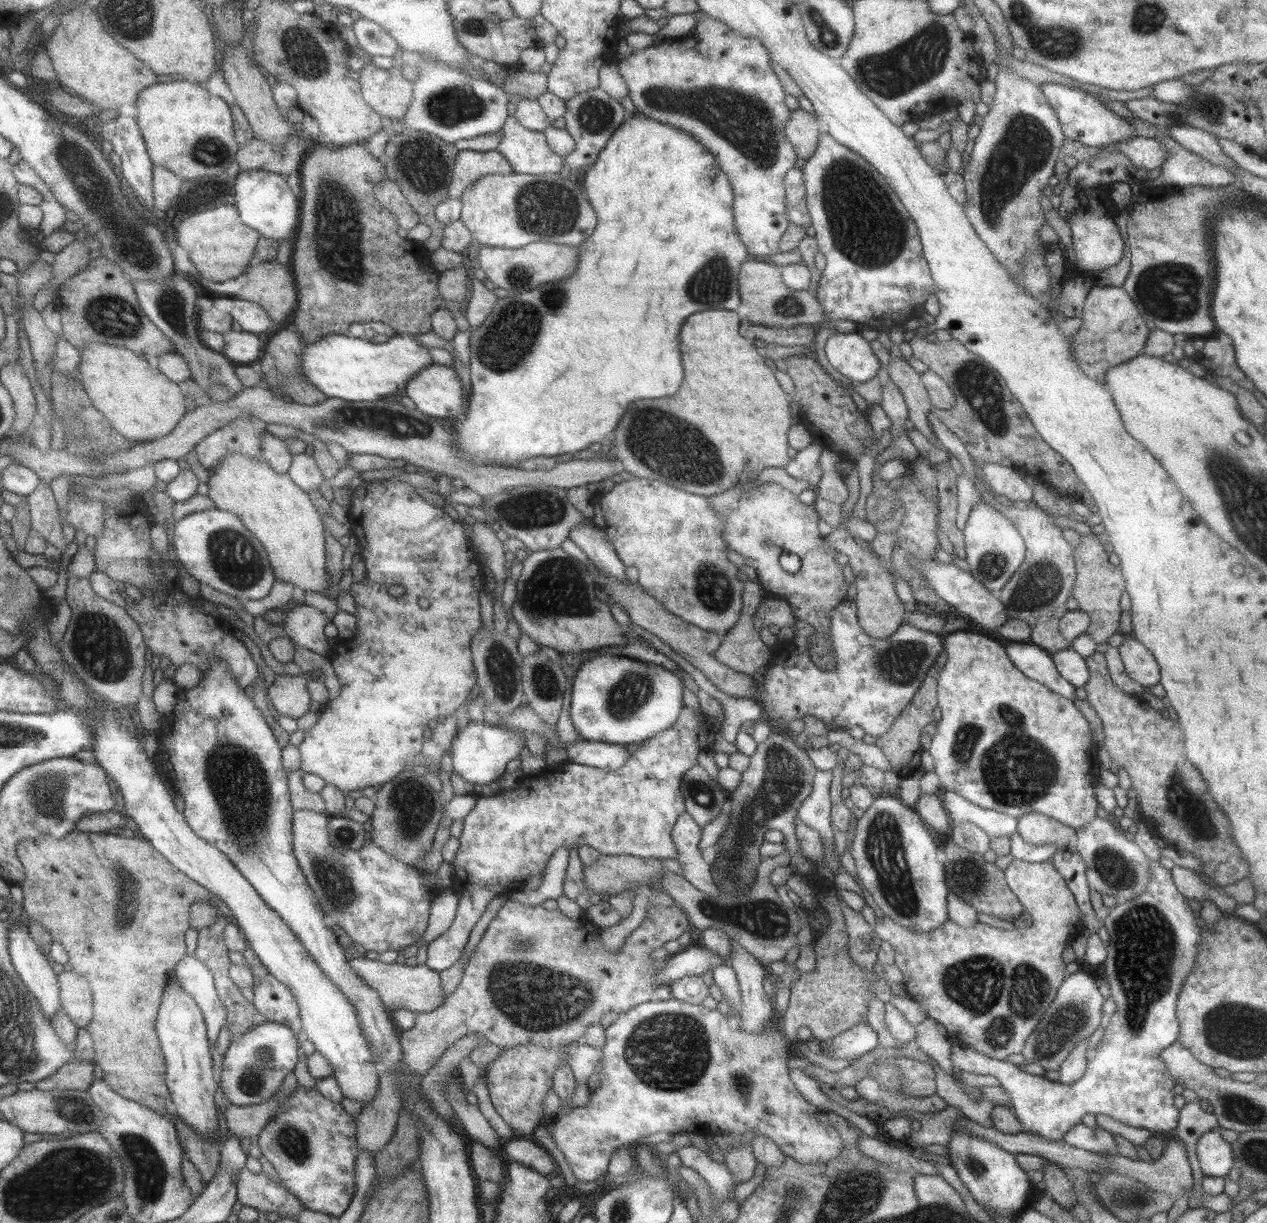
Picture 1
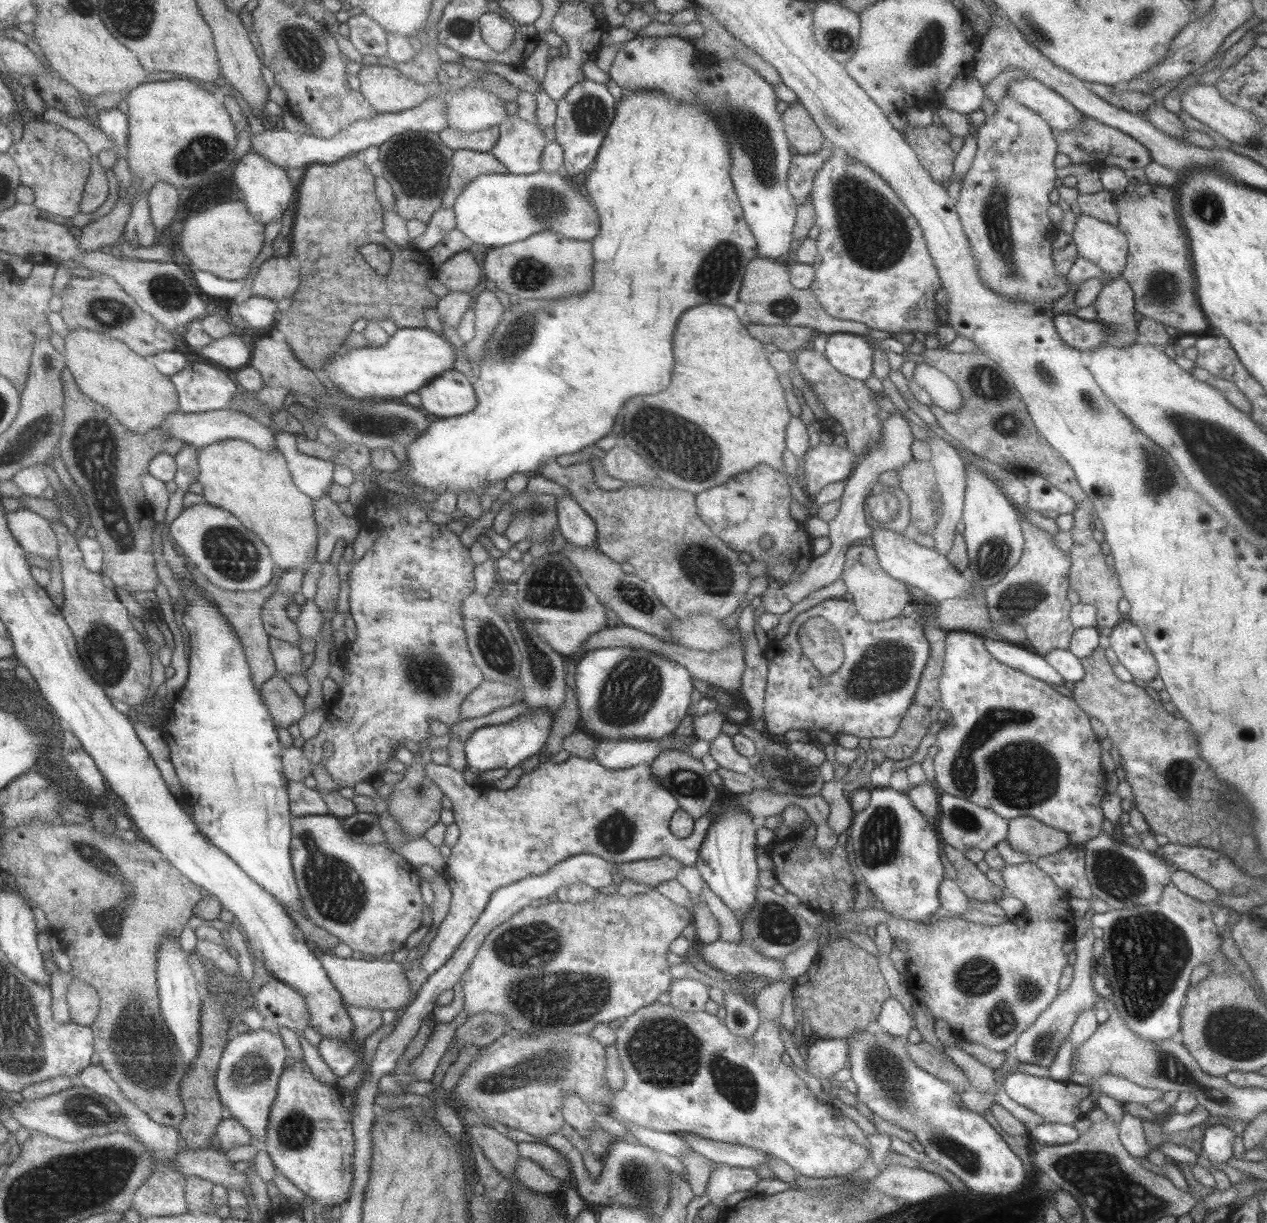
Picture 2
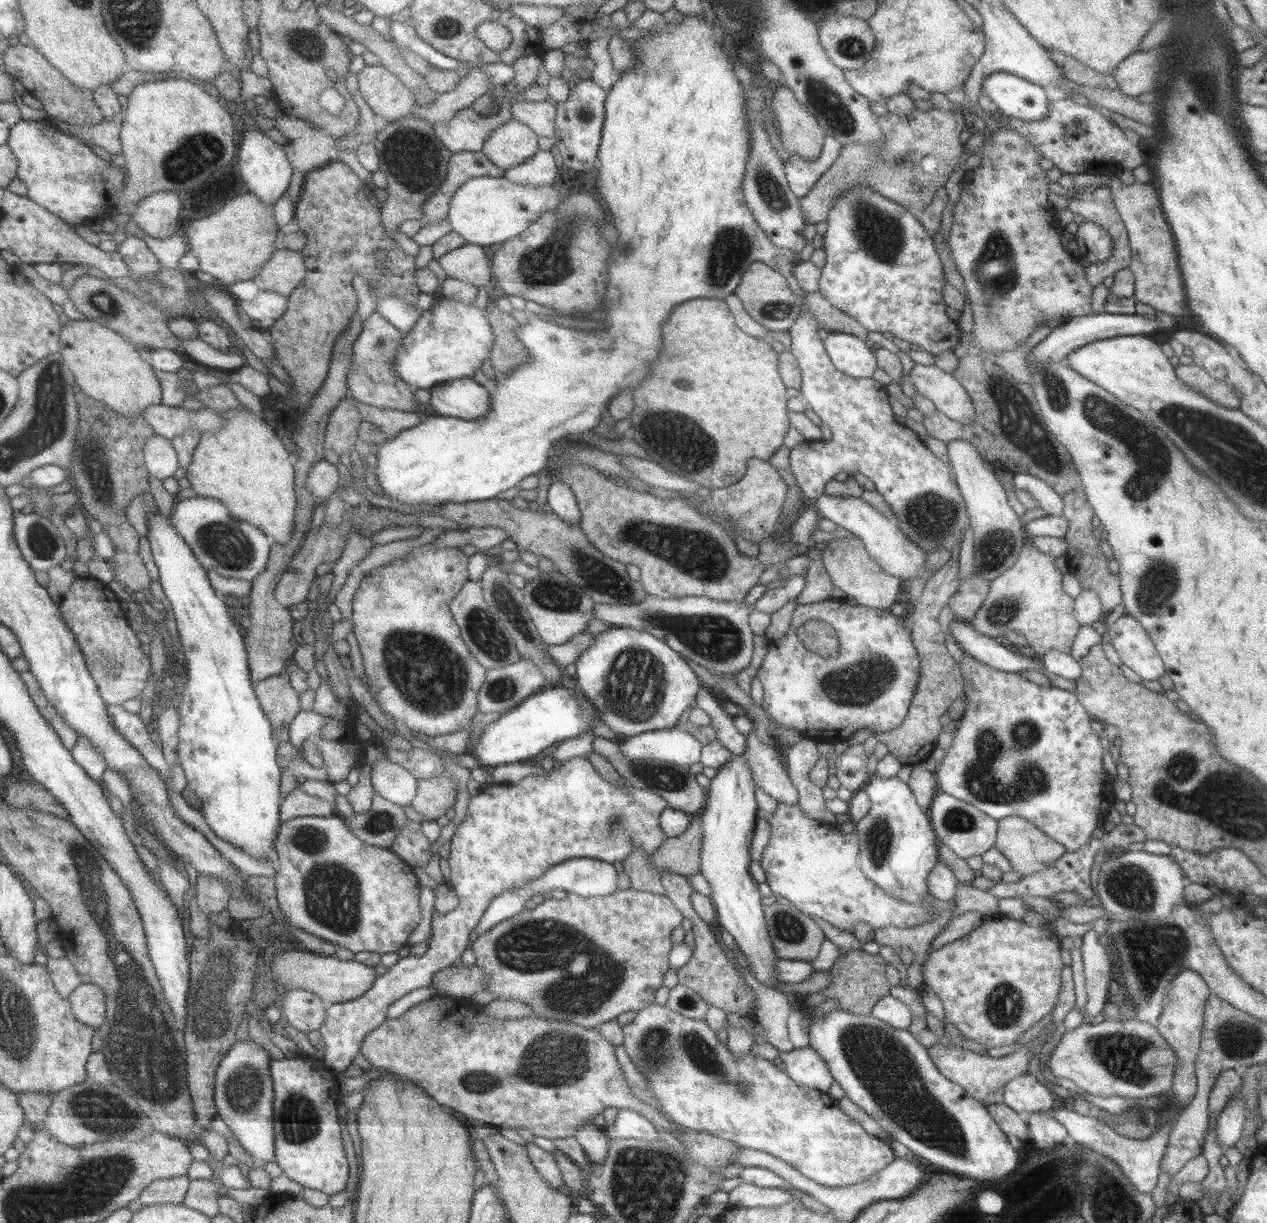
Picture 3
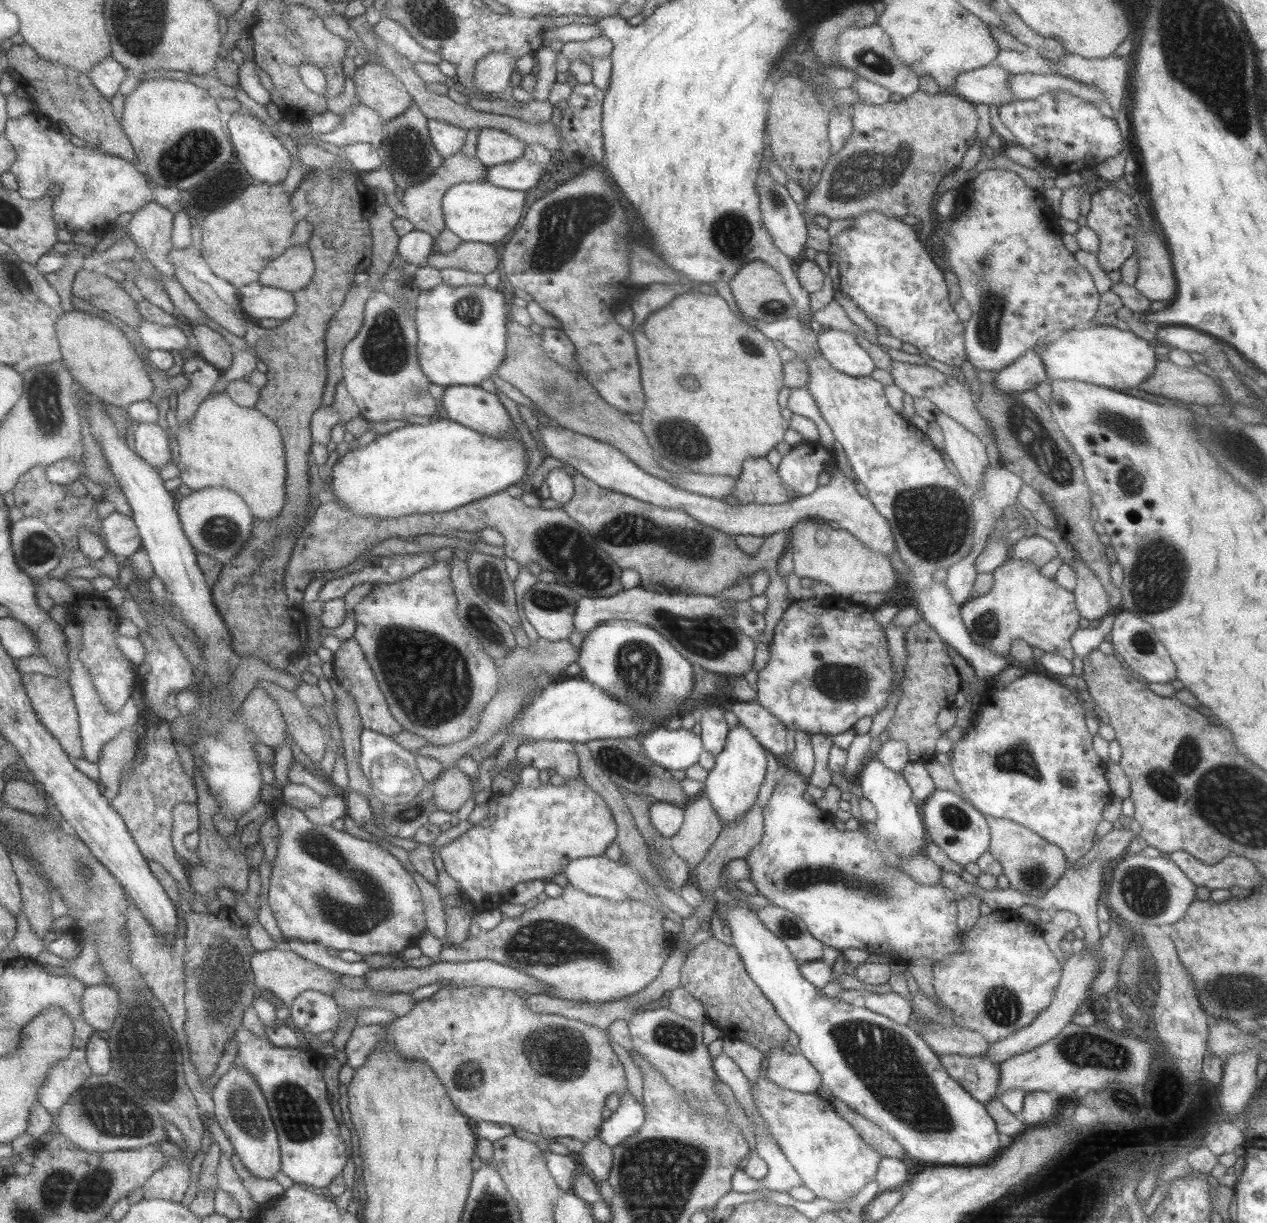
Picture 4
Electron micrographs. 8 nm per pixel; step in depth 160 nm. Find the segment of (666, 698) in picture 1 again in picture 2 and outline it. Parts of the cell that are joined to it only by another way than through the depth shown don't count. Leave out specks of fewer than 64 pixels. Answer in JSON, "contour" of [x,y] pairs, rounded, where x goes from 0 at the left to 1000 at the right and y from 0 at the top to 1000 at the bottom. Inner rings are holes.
{"contour":[[[500,528],[473,530],[455,537],[454,544],[455,572],[458,579],[456,595],[466,602],[487,605],[522,604],[531,599],[543,582],[547,554],[541,546],[522,535]]]}

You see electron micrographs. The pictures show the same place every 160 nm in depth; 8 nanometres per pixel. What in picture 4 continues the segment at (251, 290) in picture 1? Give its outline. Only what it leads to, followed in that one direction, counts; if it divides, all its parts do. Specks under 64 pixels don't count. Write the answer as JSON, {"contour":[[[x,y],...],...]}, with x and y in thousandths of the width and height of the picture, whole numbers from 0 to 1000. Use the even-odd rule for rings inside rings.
{"contour":[[[229,200],[223,209],[211,215],[203,230],[208,234],[233,239],[244,232],[248,223],[248,214],[243,201]]]}

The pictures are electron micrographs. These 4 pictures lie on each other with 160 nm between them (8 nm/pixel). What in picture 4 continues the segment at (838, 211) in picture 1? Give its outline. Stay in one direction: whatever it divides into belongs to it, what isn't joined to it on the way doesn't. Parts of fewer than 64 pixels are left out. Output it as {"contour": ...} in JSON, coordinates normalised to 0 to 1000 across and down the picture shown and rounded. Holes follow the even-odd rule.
{"contour":[[[688,172],[656,194],[652,206],[655,216],[653,234],[657,239],[669,240],[691,267],[697,267],[702,275],[720,281],[728,292],[757,301],[762,294],[761,263],[755,261],[747,244],[744,222],[724,195],[724,186],[710,179]]]}

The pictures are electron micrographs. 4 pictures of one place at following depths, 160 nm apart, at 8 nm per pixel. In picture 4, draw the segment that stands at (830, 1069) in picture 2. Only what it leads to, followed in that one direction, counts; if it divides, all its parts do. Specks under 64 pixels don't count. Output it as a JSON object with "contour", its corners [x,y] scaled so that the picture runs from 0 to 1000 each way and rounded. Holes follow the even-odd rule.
{"contour":[[[618,857],[608,859],[603,881],[615,890],[626,893],[642,894],[648,887],[647,880],[640,869],[631,860],[620,860]]]}

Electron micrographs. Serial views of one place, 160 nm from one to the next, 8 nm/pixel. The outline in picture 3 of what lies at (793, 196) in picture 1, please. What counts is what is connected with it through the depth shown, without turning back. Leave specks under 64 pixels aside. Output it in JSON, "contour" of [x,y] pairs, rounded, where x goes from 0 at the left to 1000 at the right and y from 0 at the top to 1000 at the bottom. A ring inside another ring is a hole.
{"contour":[[[651,110],[648,124],[643,131],[623,128],[618,134],[620,148],[628,161],[635,161],[644,147],[650,143],[661,128],[664,118],[658,111]]]}

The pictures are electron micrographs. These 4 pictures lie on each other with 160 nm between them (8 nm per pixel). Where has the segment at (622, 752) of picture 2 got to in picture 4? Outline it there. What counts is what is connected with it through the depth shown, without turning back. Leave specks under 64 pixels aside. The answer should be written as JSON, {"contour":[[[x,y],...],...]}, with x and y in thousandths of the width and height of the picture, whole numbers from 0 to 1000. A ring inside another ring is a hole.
{"contour":[[[525,593],[514,594],[504,604],[507,617],[528,630],[544,628],[556,614],[552,602],[539,594],[534,597]]]}

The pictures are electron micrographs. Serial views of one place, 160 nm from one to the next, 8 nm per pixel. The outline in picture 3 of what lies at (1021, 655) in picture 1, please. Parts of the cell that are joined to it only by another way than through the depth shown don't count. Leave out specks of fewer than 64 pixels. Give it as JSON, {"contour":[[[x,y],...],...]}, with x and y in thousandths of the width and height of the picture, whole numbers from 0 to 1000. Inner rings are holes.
{"contour":[[[753,505],[749,508],[748,515],[760,534],[784,548],[803,550],[807,548],[819,549],[820,546],[823,546],[819,537],[811,538],[803,533],[802,535],[797,533],[786,522],[768,515],[765,509]]]}

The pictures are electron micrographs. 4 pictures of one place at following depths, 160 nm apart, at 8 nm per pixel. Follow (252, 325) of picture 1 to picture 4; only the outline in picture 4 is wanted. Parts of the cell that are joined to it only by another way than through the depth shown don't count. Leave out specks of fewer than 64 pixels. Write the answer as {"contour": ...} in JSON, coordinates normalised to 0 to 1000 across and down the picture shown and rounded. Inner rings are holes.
{"contour":[[[208,233],[203,240],[189,244],[189,251],[200,262],[206,260],[225,262],[231,257],[233,250],[230,239]]]}

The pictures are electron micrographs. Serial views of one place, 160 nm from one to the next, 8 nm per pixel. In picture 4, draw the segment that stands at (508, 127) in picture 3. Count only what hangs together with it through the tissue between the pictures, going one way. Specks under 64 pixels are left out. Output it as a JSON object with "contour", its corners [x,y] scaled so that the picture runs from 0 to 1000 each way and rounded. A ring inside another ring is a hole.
{"contour":[[[390,105],[377,105],[375,129],[384,137],[403,132],[412,128],[414,116]]]}

